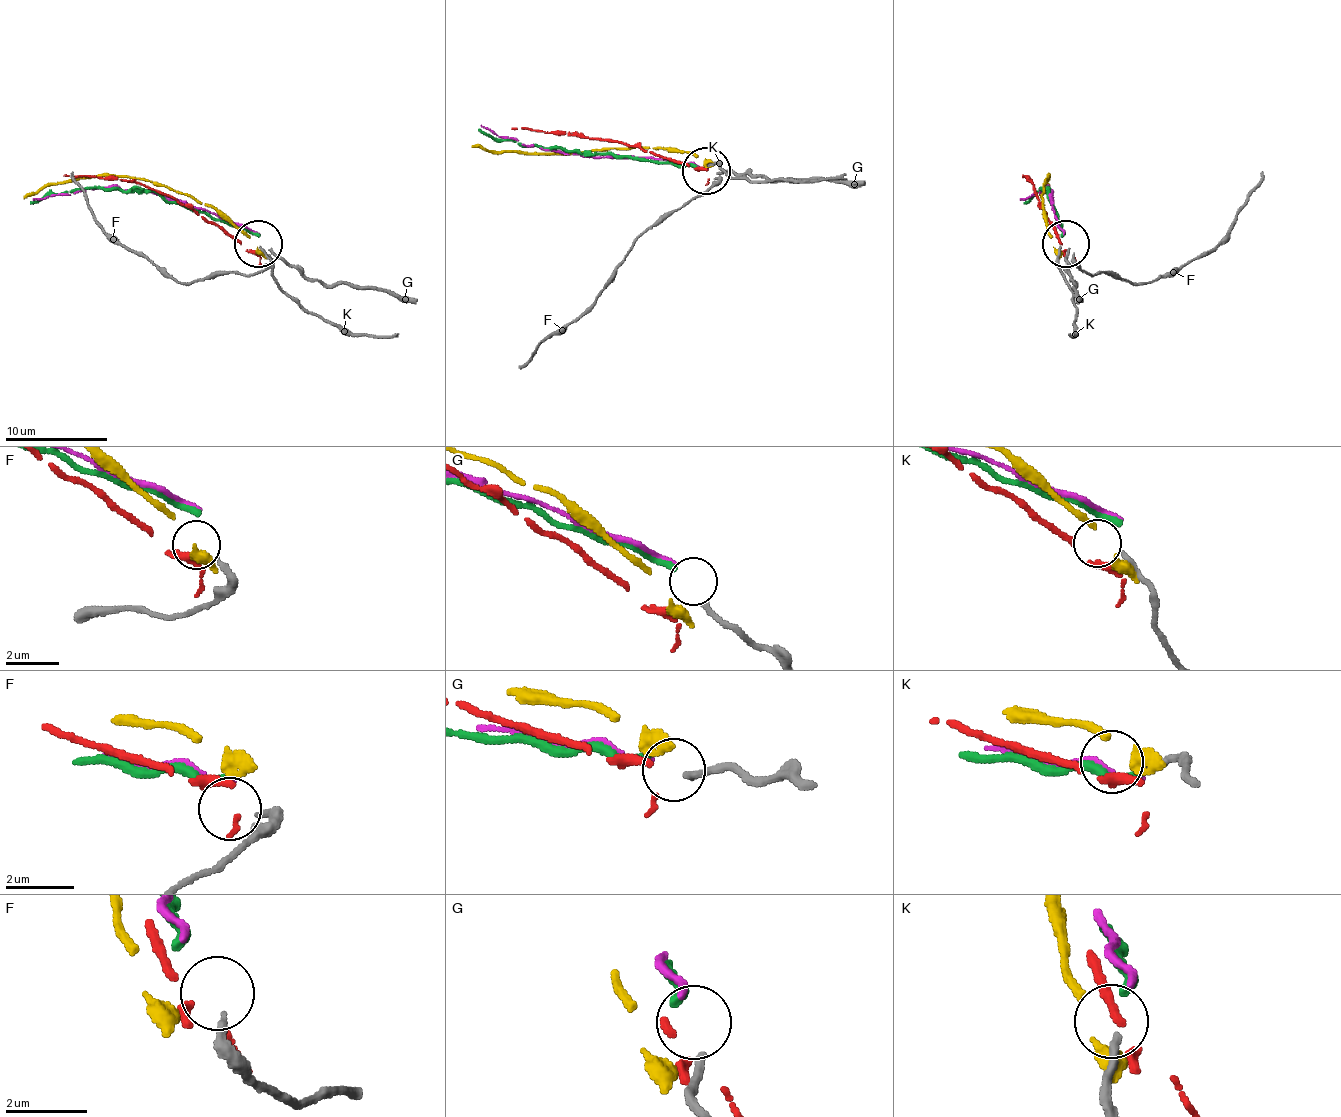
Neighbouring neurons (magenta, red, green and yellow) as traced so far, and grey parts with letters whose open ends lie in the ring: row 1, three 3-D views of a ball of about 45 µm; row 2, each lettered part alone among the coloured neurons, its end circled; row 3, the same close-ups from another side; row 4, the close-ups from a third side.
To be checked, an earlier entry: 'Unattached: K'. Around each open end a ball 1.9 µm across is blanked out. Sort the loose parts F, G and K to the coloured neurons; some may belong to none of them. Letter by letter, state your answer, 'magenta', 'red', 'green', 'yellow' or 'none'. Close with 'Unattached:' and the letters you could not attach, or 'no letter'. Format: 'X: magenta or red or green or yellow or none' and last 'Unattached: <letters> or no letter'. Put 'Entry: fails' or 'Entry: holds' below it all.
F: none
G: green
K: none
Unattached: F, K
Entry: fails

